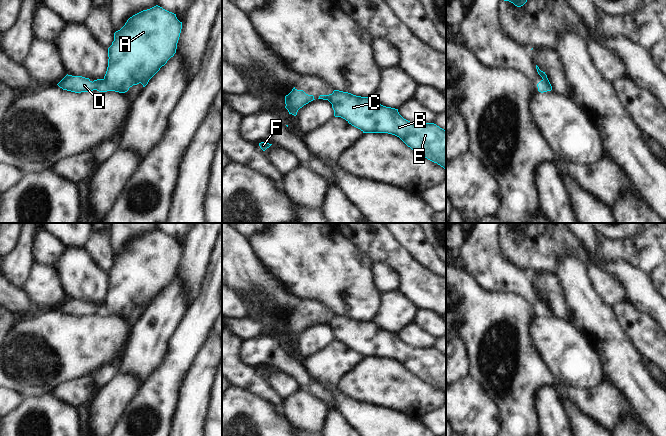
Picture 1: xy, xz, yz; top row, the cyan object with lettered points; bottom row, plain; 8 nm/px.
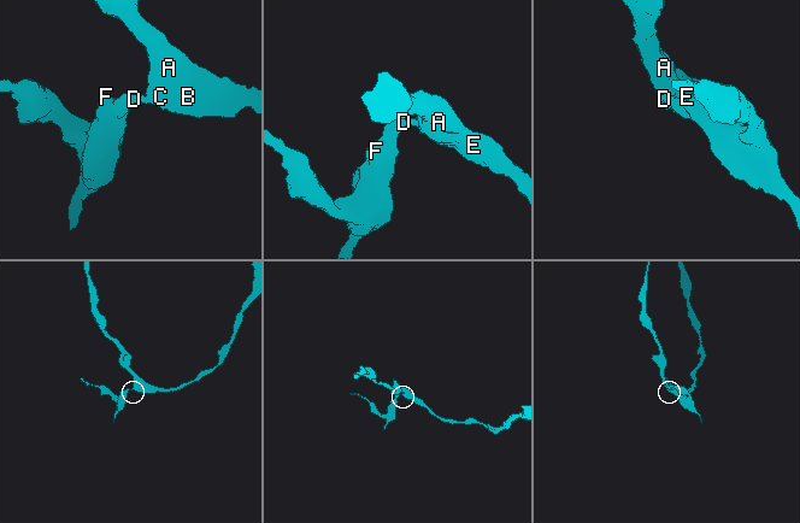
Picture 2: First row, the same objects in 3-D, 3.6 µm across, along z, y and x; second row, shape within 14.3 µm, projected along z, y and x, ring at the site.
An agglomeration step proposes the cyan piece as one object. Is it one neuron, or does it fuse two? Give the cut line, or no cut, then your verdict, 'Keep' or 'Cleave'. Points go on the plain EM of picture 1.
Split along xy (103, 303), (108, 314). Cleave

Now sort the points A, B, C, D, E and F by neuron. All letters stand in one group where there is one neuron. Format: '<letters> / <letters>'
A B C E / D F

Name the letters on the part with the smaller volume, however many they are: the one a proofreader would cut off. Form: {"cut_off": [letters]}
{"cut_off": ["D", "F"]}

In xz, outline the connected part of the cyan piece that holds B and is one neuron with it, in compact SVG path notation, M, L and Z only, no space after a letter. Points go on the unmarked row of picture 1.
M334 314L328 325L335 341L345 343L363 357L388 357L399 361L408 371L446 394L446 355L434 347L417 349L404 343L398 333L378 328L372 321L356 320Z

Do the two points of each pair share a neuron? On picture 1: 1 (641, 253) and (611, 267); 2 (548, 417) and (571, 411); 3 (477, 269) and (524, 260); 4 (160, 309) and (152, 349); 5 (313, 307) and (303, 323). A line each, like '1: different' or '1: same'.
1: different
2: different
3: different
4: same
5: same

